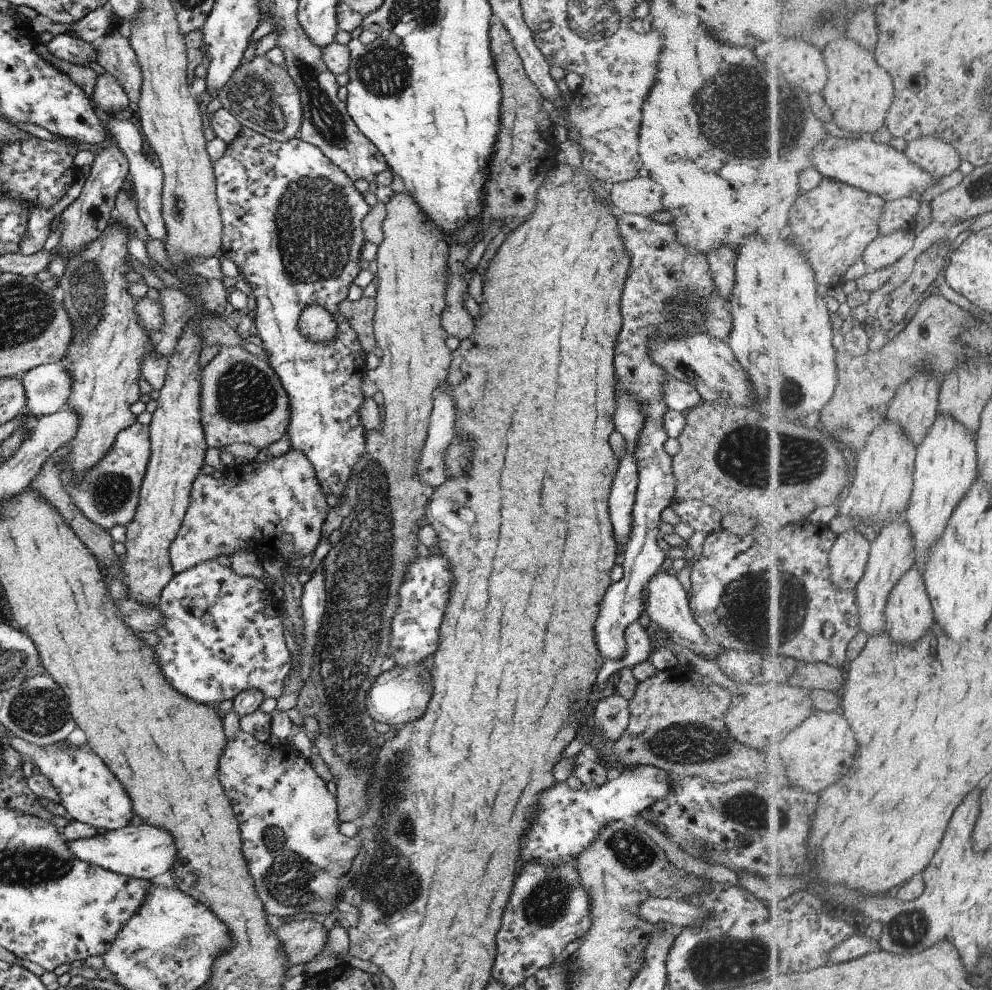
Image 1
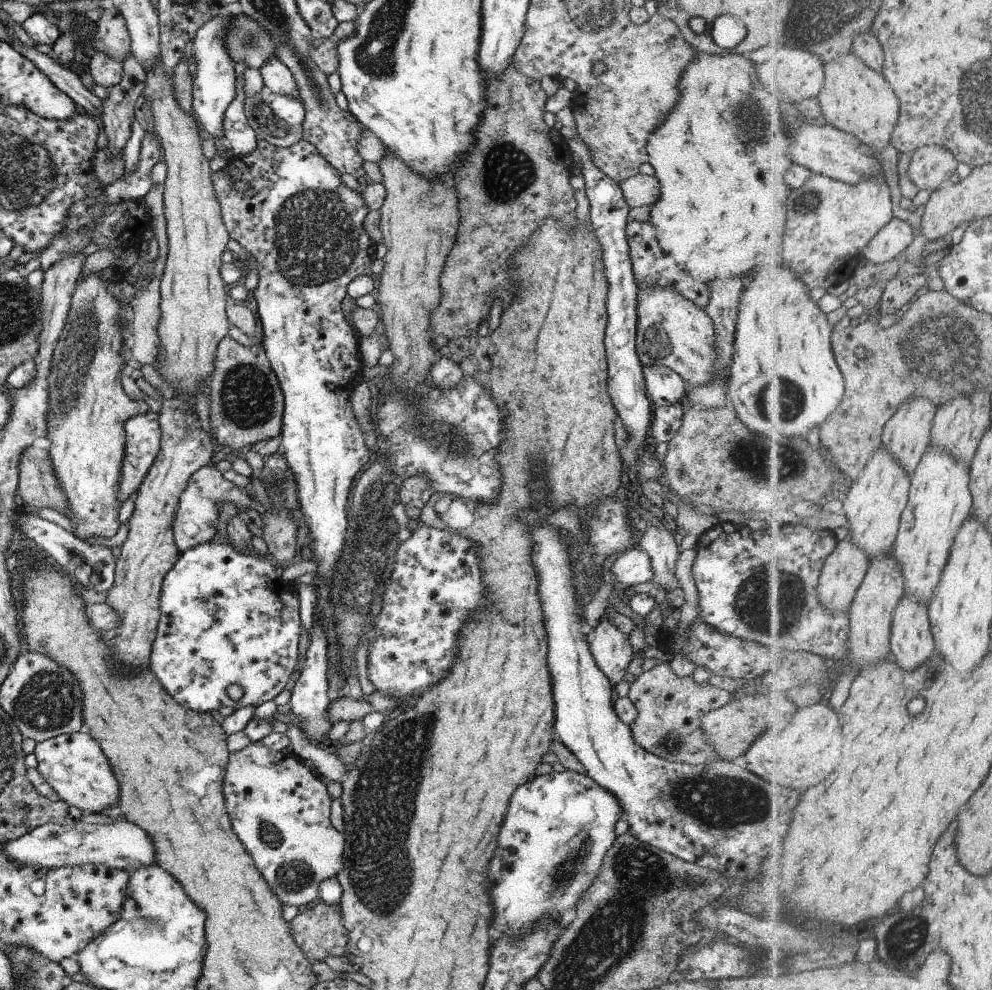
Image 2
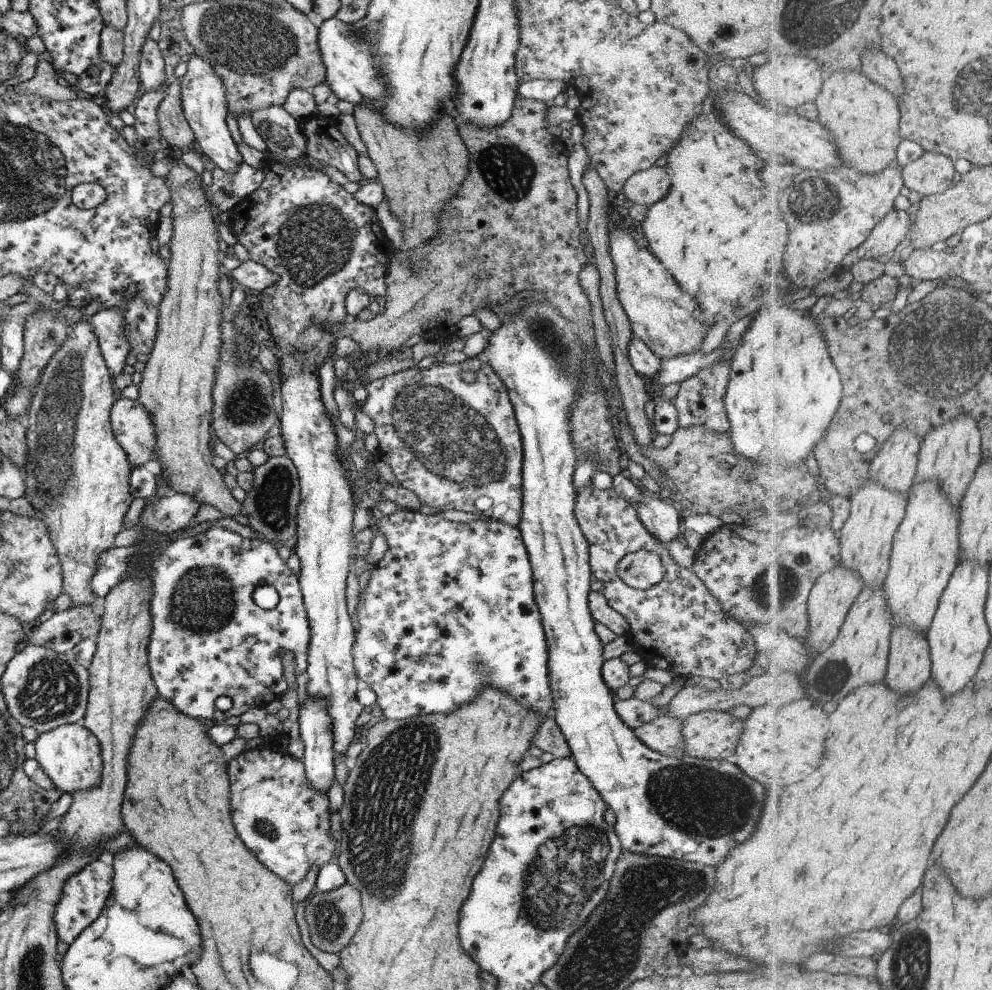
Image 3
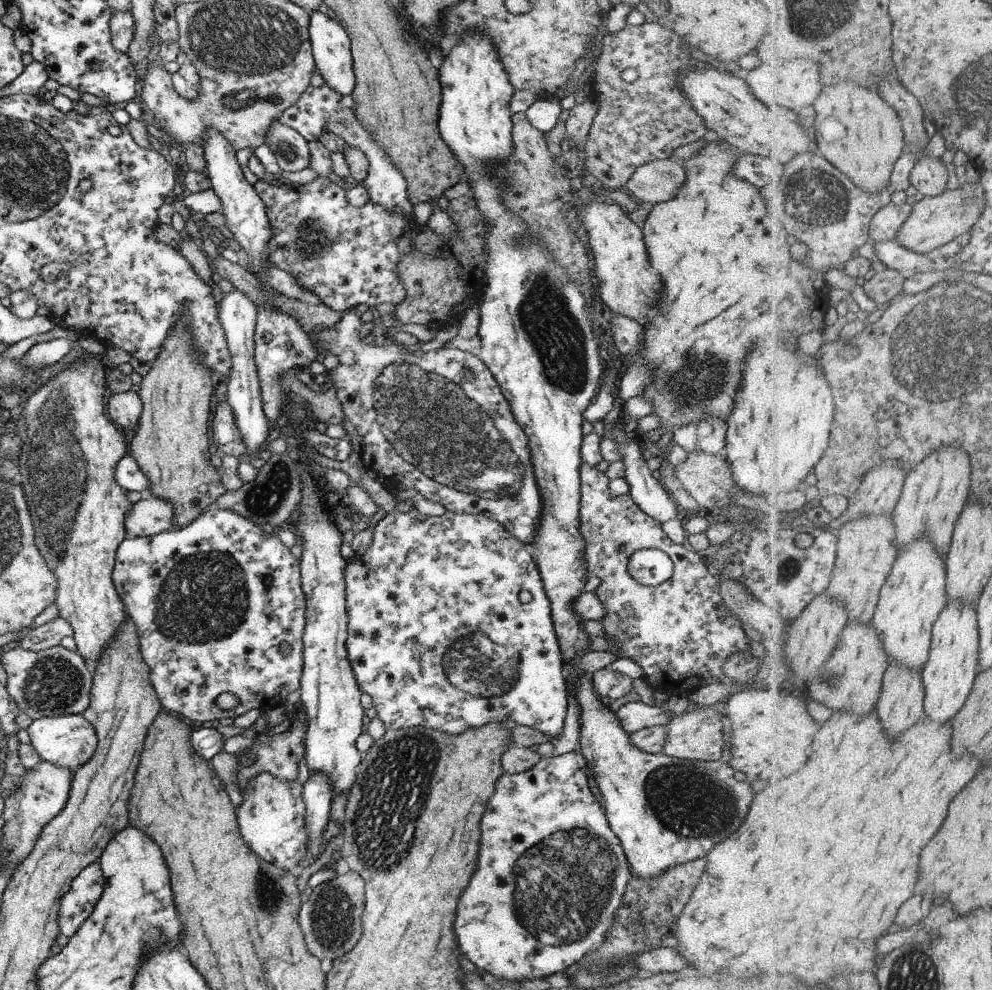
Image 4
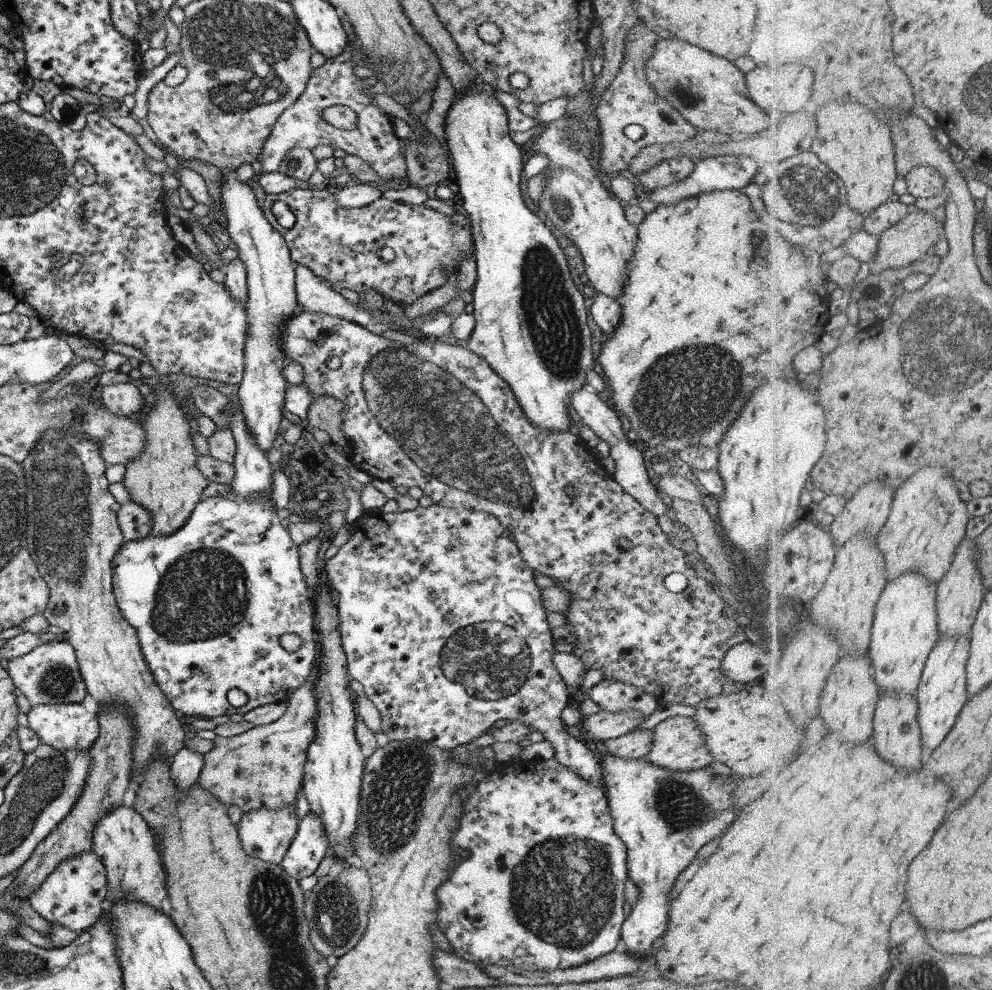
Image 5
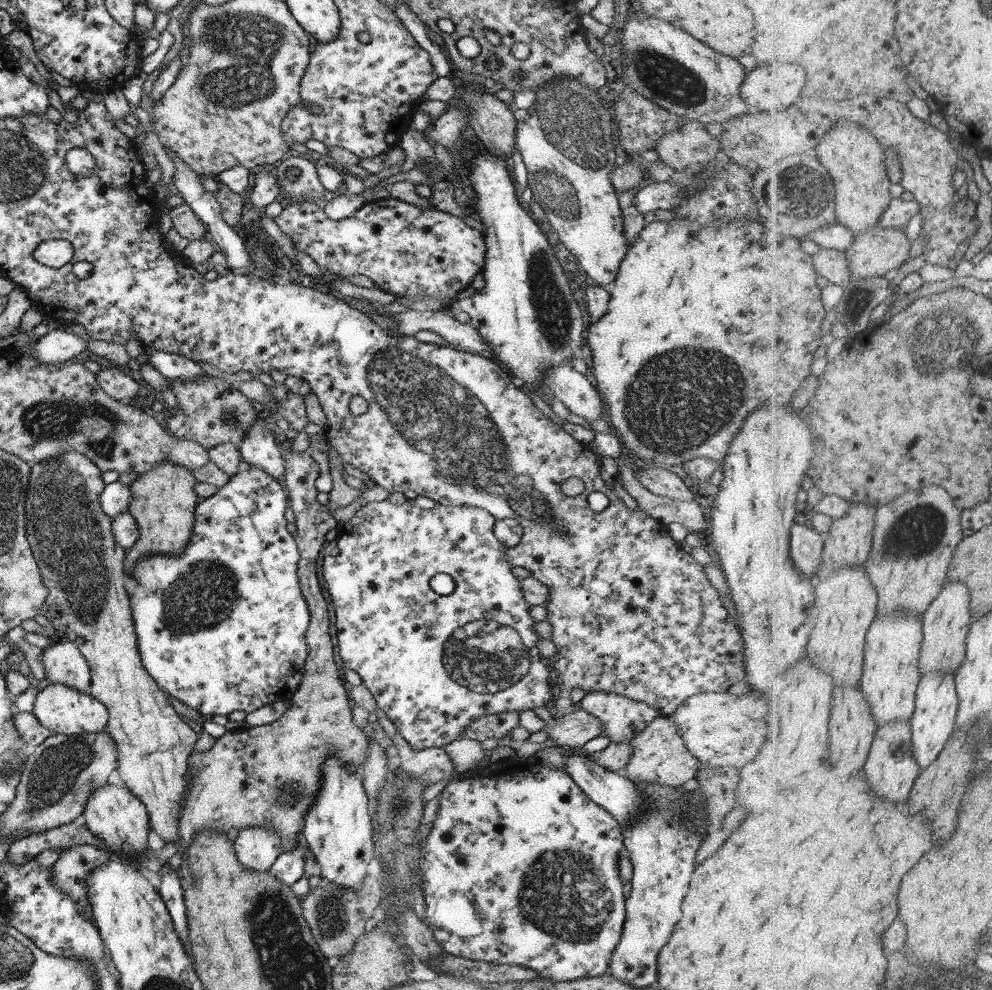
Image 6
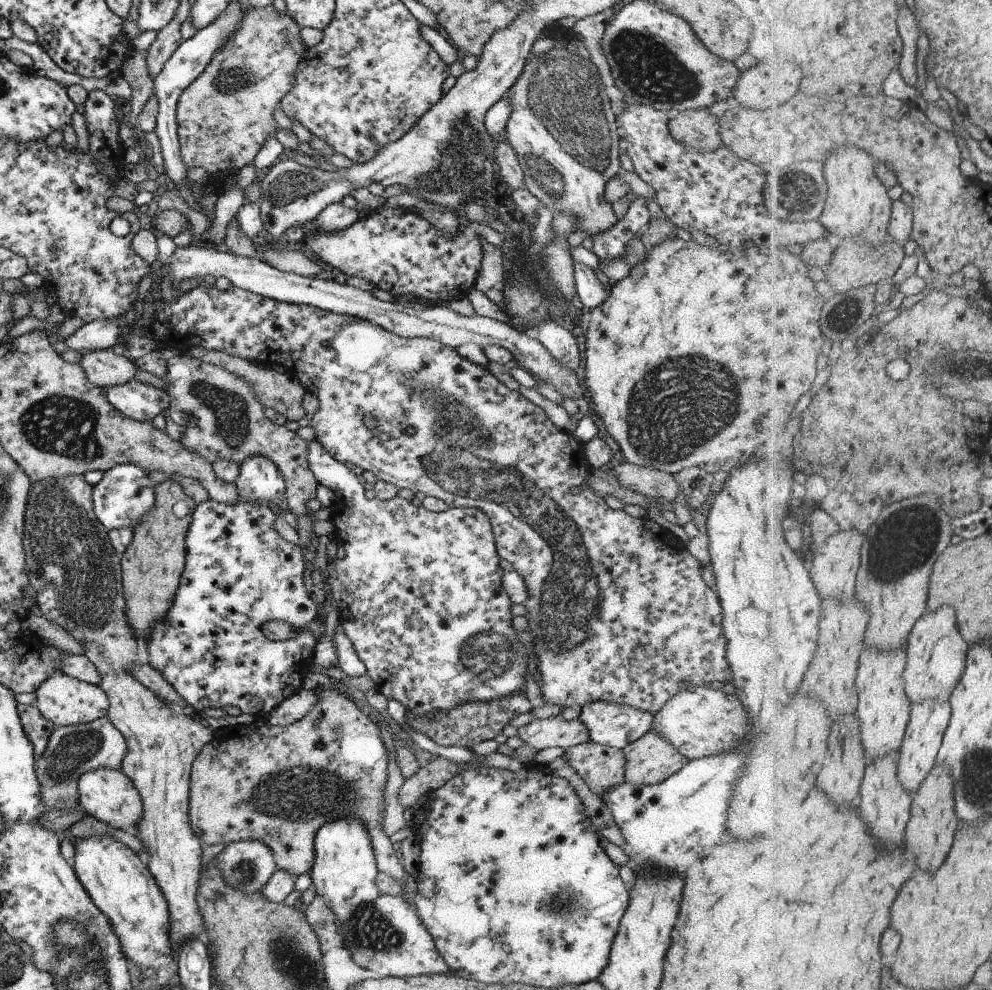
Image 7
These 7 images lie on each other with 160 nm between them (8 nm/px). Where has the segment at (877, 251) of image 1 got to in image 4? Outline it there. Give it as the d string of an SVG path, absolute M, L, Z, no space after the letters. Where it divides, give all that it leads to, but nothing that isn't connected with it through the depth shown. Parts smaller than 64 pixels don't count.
M889 203L873 217L870 228L871 241L895 241L901 227L908 221L914 205Z

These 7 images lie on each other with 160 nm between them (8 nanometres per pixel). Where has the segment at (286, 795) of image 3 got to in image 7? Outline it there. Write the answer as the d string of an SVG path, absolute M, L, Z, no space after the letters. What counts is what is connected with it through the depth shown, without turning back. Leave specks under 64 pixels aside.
M256 840L230 842L217 855L224 881L246 893L261 890L276 869L271 849Z

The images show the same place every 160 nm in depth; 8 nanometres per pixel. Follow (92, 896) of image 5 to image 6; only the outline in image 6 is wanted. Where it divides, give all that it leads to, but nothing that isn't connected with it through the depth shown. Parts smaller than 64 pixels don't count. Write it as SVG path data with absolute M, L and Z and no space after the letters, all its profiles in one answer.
M73 845L59 851L59 857L50 867L50 883L62 895L68 896L76 908L88 919L92 918L91 907L88 901L86 881L89 873L95 868L104 865L112 855L107 850L95 845Z

